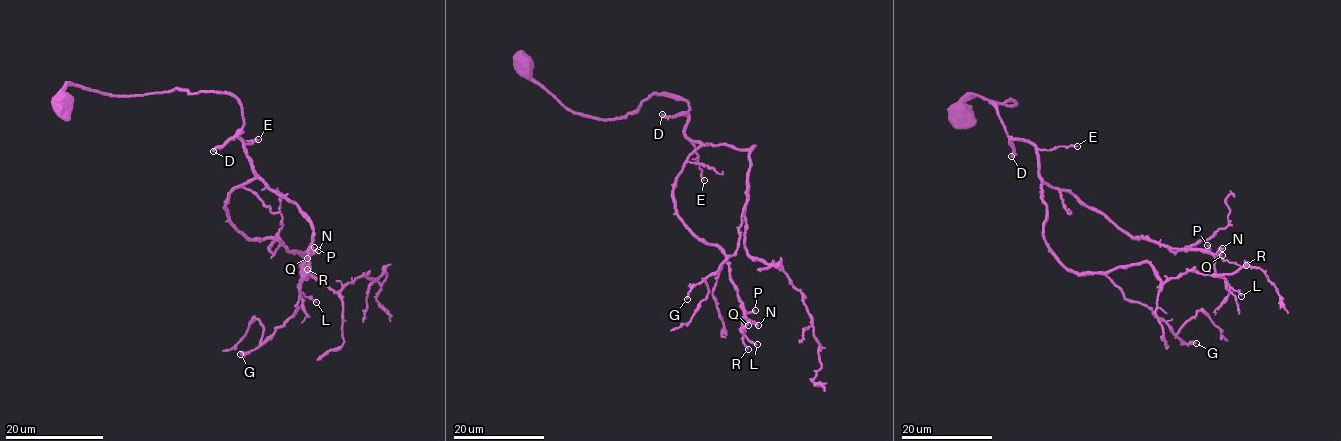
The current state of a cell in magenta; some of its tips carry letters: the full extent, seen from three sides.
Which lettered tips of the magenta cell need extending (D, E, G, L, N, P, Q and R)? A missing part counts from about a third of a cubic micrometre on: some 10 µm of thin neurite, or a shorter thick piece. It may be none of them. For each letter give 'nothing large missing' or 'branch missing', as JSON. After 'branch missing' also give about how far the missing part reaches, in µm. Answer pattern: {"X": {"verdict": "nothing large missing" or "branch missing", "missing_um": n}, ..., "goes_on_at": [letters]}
{"D": {"verdict": "branch missing", "missing_um": 140}, "E": {"verdict": "nothing large missing"}, "G": {"verdict": "nothing large missing"}, "L": {"verdict": "nothing large missing"}, "N": {"verdict": "nothing large missing"}, "P": {"verdict": "nothing large missing"}, "Q": {"verdict": "nothing large missing"}, "R": {"verdict": "nothing large missing"}, "goes_on_at": ["D"]}

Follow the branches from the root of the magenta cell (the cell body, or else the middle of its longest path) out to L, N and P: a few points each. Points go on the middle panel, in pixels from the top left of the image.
L: (526, 66), (595, 117), (652, 95), (689, 104), (684, 134), (700, 146), (675, 214), (724, 255), (757, 344)
N: (526, 66), (595, 117), (652, 95), (689, 104), (684, 134), (700, 146), (675, 214), (724, 255), (758, 325)
P: (526, 66), (595, 117), (652, 95), (689, 104), (684, 134), (700, 146), (675, 214), (755, 310)

